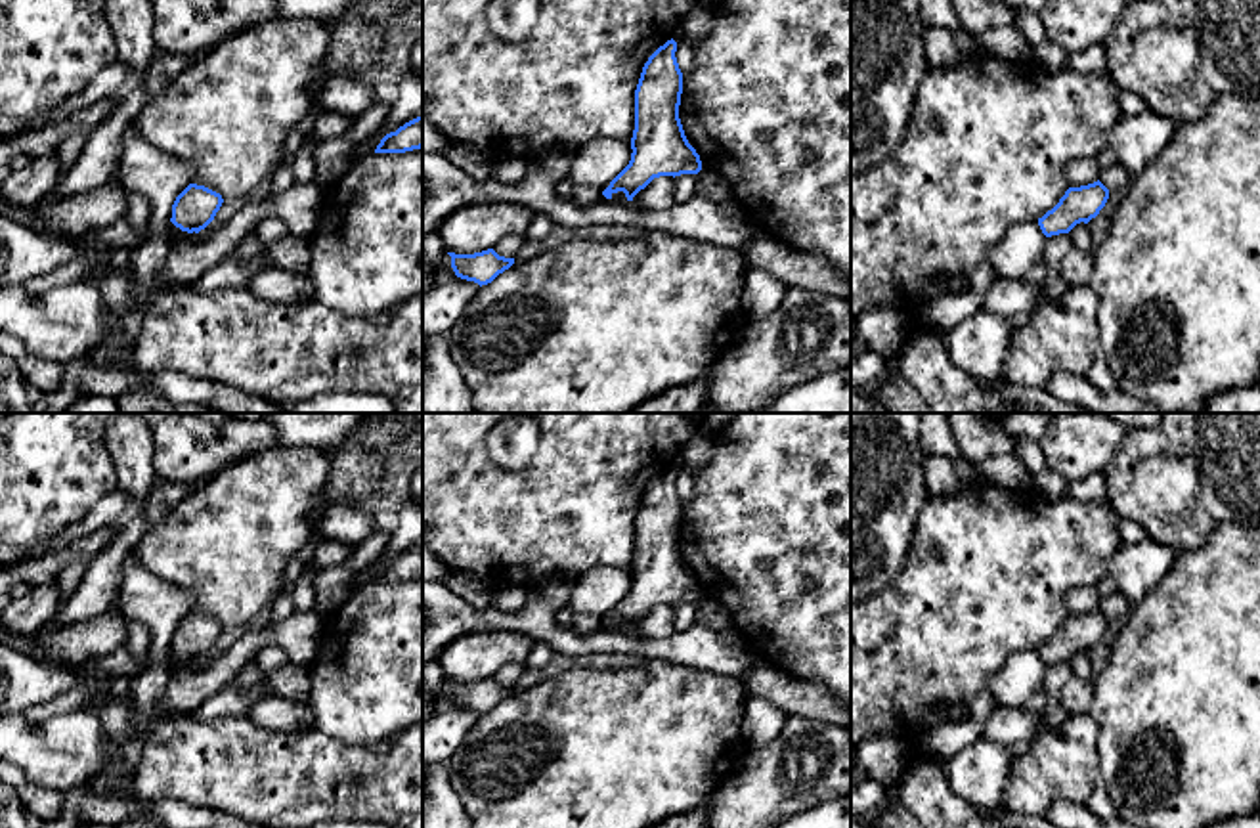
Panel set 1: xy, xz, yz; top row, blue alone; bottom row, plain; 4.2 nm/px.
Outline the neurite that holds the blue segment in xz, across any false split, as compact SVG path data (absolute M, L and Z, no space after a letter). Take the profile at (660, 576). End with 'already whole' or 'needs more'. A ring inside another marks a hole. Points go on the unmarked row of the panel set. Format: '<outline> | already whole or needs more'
M671 467L642 495L635 518L631 589L602 620L606 627L623 620L633 629L654 606L702 599L700 583L688 572L679 547L683 501L675 480L677 470Z | already whole

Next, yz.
M1097 608L1088 614L1069 616L1059 631L1038 646L1046 665L1069 662L1076 652L1088 652L1109 627L1109 618Z | already whole

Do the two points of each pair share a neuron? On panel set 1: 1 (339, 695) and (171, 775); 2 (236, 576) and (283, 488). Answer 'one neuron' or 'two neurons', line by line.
1: two neurons
2: one neuron

